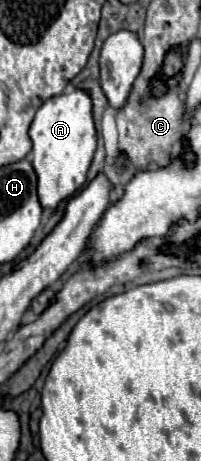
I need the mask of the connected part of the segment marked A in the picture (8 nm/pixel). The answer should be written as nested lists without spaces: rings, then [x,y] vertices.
[[[72,88],[68,92],[48,98],[34,116],[34,122],[30,126],[30,138],[30,160],[38,174],[40,204],[44,208],[56,208],[60,202],[76,194],[76,190],[86,184],[86,172],[96,150],[96,126],[92,116],[90,92],[82,88]]]

